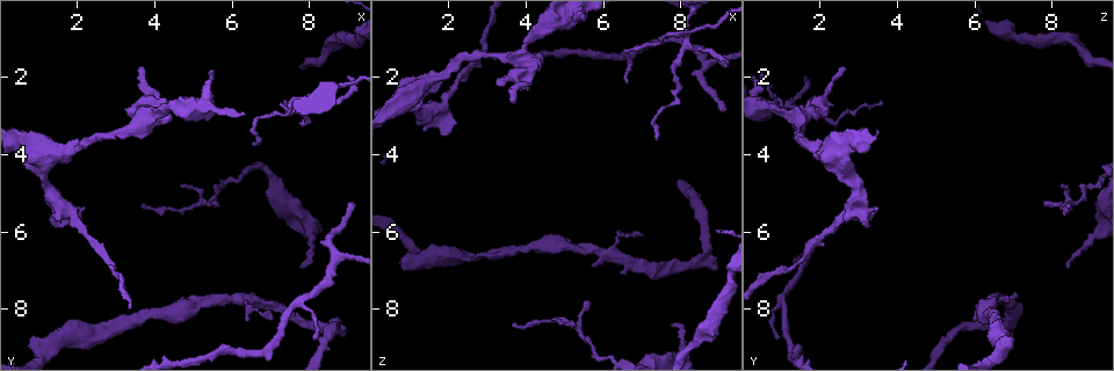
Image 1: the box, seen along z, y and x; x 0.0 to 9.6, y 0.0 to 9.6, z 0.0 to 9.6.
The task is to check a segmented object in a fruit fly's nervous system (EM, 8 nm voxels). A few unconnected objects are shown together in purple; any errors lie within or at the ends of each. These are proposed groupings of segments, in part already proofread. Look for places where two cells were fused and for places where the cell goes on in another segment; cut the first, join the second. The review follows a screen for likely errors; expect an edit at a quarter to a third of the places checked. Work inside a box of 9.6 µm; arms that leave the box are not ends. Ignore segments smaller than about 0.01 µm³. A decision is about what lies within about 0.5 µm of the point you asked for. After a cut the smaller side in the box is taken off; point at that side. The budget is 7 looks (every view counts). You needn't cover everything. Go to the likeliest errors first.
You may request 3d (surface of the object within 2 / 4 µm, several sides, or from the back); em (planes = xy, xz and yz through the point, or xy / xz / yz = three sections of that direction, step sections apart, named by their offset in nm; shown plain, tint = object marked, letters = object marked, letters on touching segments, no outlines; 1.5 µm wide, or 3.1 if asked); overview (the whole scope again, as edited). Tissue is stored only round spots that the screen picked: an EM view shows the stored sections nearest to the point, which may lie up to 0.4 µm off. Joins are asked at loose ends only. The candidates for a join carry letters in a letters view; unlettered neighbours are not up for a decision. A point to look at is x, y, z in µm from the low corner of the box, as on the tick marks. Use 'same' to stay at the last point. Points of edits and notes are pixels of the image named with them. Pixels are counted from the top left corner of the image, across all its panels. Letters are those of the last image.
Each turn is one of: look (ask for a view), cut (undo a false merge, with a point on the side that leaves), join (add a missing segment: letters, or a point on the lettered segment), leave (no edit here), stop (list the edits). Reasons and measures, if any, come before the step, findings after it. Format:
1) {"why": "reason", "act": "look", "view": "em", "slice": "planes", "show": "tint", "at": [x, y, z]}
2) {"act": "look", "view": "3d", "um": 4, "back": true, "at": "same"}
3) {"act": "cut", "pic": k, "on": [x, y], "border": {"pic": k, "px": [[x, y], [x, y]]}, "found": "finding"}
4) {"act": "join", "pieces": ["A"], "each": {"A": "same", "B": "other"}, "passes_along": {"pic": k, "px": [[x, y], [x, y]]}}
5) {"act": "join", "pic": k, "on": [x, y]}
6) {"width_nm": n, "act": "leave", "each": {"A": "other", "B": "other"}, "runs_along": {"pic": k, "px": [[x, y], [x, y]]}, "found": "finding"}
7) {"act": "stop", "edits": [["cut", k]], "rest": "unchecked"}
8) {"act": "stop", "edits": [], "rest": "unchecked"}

{"why": "abrupt turn", "act": "look", "view": "em", "slice": "planes", "show": "letters", "at": [8.05, 2.70, 0.90]}

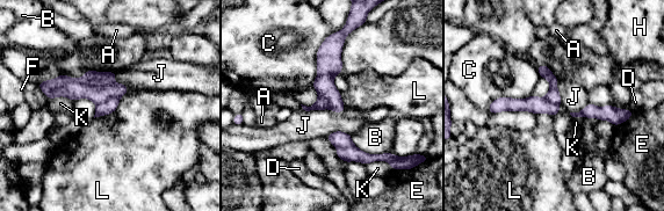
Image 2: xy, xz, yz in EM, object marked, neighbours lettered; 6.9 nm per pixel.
{"act": "cut", "pic": 2, "on": [95, 86], "each": {"A": "other", "B": "other", "C": "other", "D": "other", "E": "other", "F": "other", "H": "other", "J": "other", "K": "other", "L": "other"}, "border": {"pic": 2, "px": [[118, 97], [108, 97], [96, 104]]}, "found": "two cells meet here"}

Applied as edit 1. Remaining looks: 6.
{"why": "stops while still wide", "act": "look", "view": "em", "slice": "planes", "show": "letters", "at": [3.20, 2.85, 2.15]}

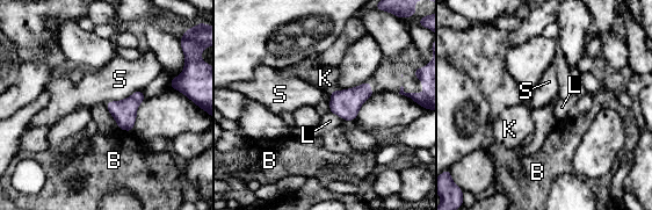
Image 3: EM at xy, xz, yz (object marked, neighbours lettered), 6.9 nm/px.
{"longest_contact_nm": ["S", 280], "act": "leave", "each": {"B": "other", "K": "other", "L": "other", "S": "other"}, "border": {"pic": 3, "px": [[140, 89], [123, 99], [104, 103]]}, "found": "no lettered segment goes on from it"}

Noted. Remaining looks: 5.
{"why": "free end", "act": "look", "view": "3d", "um": 2, "at": [9.00, 8.55, 7.05]}

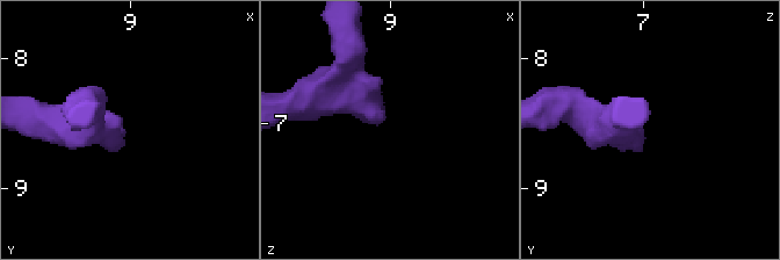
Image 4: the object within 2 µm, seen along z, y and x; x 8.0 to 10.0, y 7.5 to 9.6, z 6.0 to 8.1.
{"arm_widths_nm": [260, 260], "act": "look", "view": "em", "slice": "yz", "step": 4, "show": "letters", "at": [8.94, 8.56, 7.00]}

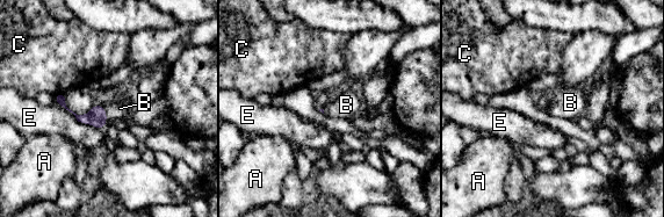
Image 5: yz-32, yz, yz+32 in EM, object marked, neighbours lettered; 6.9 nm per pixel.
{"why": "another direction", "act": "look", "view": "em", "slice": "xy", "step": 8, "show": "letters", "at": "same"}

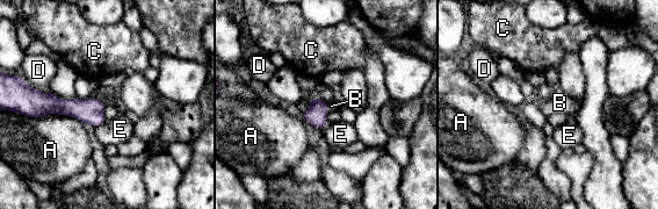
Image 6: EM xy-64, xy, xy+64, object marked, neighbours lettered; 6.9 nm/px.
{"act": "join", "pieces": ["B"], "each": {"A": "other", "B": "same", "C": "other", "D": "other", "E": "other"}, "found": "it goes on there"}

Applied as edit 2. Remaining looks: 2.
{"act": "stop", "edits": [["cut", 2], ["join", 6]], "rest": "unchecked"}

